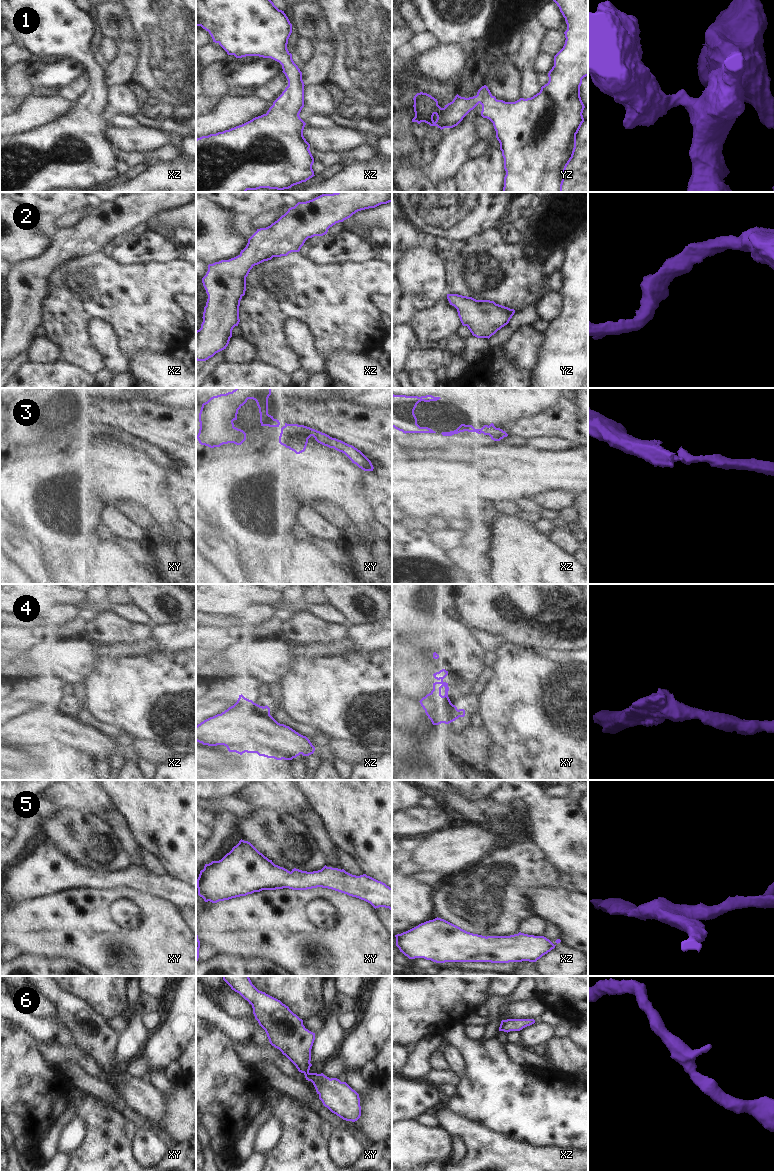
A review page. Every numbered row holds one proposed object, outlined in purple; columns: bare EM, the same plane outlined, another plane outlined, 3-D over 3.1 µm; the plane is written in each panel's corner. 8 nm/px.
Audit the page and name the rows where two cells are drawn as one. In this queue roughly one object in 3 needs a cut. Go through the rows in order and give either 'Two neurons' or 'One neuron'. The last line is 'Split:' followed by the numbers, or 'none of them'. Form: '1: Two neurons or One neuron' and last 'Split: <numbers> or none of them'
1: One neuron
2: One neuron
3: Two neurons
4: One neuron
5: One neuron
6: One neuron
Split: 3.

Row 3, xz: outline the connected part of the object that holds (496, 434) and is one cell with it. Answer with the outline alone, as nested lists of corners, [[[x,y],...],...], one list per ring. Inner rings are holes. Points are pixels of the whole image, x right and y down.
[[[491,423],[489,426],[484,425],[481,429],[484,435],[489,435],[494,441],[500,441],[504,437],[508,436],[505,431],[500,428],[496,428],[493,423]]]

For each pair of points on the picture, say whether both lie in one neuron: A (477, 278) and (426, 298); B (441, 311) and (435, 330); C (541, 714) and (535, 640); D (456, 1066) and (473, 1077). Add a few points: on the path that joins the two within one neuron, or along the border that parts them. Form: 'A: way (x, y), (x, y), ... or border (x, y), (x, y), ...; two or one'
A: border (446, 266), (447, 290), (445, 293); two
B: way (441, 316), (441, 320), (436, 325); one
C: border (506, 642), (512, 642), (529, 649); two
D: border (455, 1048), (462, 1056), (465, 1069); two

